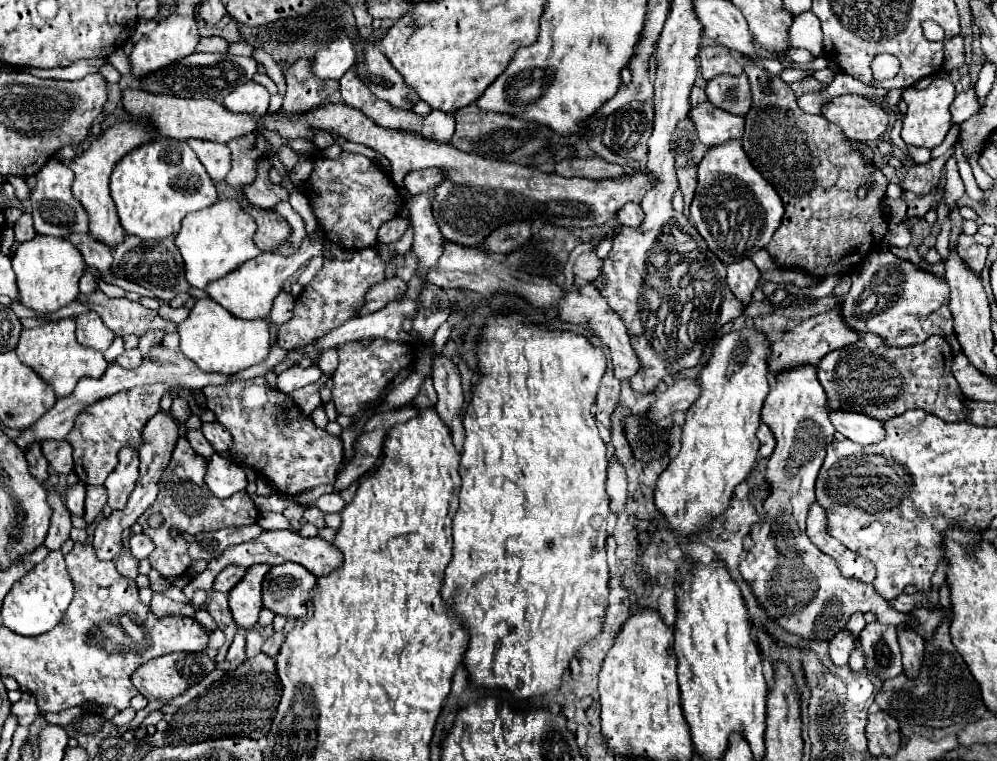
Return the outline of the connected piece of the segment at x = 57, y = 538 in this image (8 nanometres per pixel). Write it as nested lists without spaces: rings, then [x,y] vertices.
[[[48,489],[48,501],[50,501],[50,507],[54,509],[54,513],[52,513],[50,531],[46,535],[44,545],[48,549],[60,549],[60,545],[70,537],[70,529],[72,529],[70,511],[66,509],[62,497],[54,489]]]

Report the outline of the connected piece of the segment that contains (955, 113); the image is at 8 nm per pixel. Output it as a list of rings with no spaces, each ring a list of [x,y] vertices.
[[[962,91],[960,95],[956,95],[956,99],[950,105],[950,113],[952,113],[952,123],[962,123],[966,119],[970,119],[974,113],[978,111],[978,99],[976,99],[976,91]]]

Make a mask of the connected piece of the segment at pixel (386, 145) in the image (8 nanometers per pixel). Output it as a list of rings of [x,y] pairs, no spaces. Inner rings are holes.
[[[326,103],[314,107],[306,113],[282,115],[266,113],[260,117],[264,129],[278,133],[282,139],[306,139],[314,141],[314,131],[322,129],[330,135],[344,137],[346,141],[362,143],[376,153],[384,155],[392,163],[392,181],[394,185],[402,183],[402,173],[410,173],[410,169],[428,169],[436,167],[442,171],[444,181],[434,187],[432,199],[432,215],[440,227],[440,233],[448,241],[460,241],[462,245],[480,245],[494,229],[506,225],[510,221],[544,221],[546,215],[558,219],[556,223],[566,229],[586,229],[586,227],[602,227],[606,221],[616,217],[618,209],[628,203],[644,197],[646,189],[650,189],[650,177],[646,173],[632,173],[624,179],[566,179],[556,173],[544,173],[540,167],[526,167],[508,161],[484,159],[474,153],[464,153],[454,149],[452,145],[444,145],[416,131],[400,131],[386,129],[364,115],[360,109],[350,107],[346,103]]]

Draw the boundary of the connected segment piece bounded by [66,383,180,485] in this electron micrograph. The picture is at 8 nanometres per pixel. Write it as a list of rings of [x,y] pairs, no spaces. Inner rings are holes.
[[[164,383],[155,385],[140,385],[128,391],[120,391],[112,397],[96,401],[94,405],[86,407],[74,421],[74,427],[66,435],[66,441],[74,447],[74,473],[86,485],[104,485],[106,477],[116,469],[118,451],[124,447],[138,449],[142,445],[144,425],[154,413],[158,413],[158,405],[162,399],[162,390],[169,392],[174,397],[178,396],[180,388],[172,388]]]

